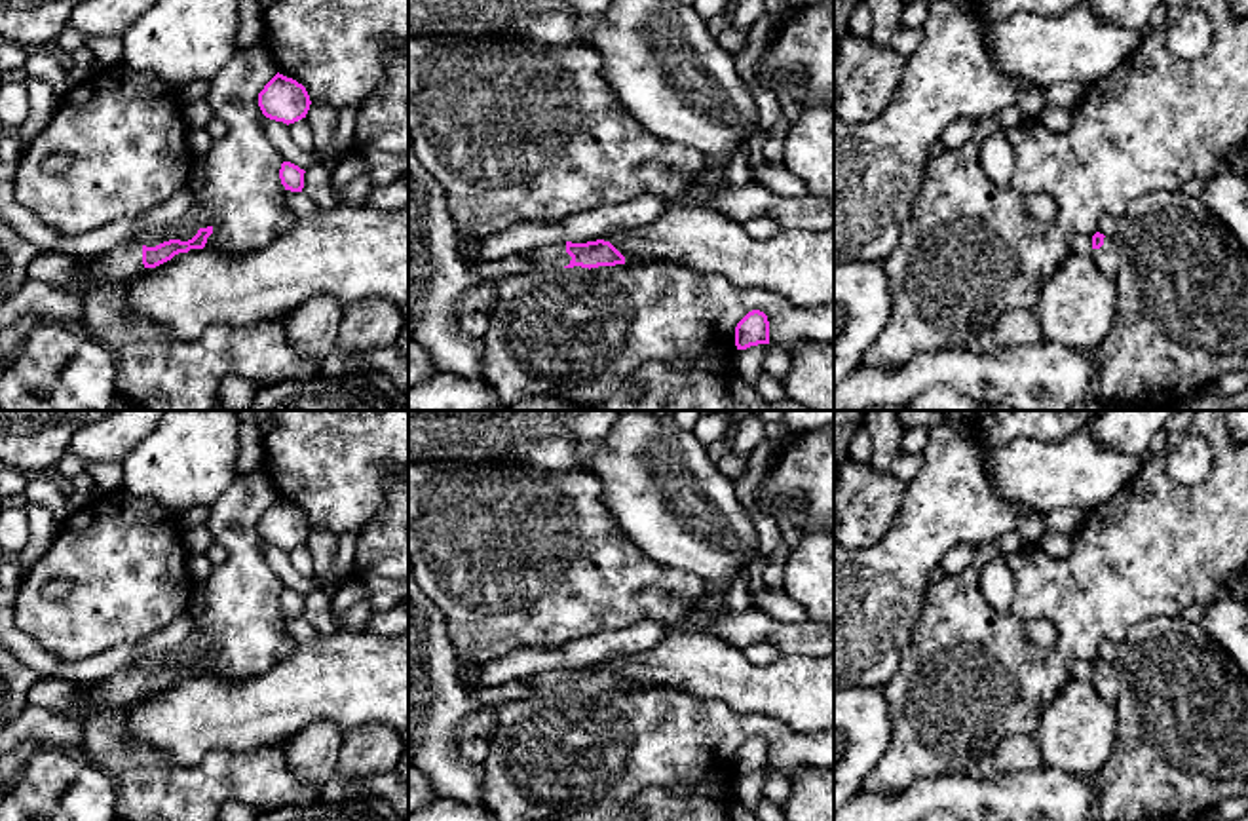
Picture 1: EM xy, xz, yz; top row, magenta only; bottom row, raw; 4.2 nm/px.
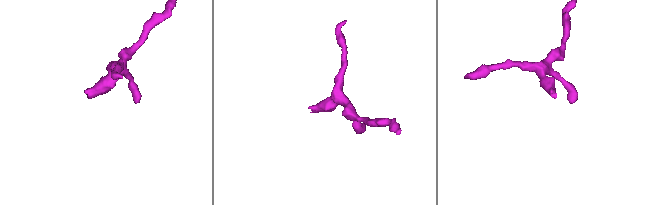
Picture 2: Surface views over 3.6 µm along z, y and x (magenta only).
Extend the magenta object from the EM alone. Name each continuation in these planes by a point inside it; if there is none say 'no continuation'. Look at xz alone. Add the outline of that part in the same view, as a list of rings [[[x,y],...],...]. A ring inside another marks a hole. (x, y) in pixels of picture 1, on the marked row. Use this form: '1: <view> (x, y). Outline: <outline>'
1: xz (549, 257). Outline: [[[566,241],[524,251],[524,255],[534,258],[541,270],[560,270],[572,260],[572,257],[566,253]]]

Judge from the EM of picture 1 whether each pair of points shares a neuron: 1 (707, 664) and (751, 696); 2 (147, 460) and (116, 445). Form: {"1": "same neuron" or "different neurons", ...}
{"1": "same neuron", "2": "different neurons"}

